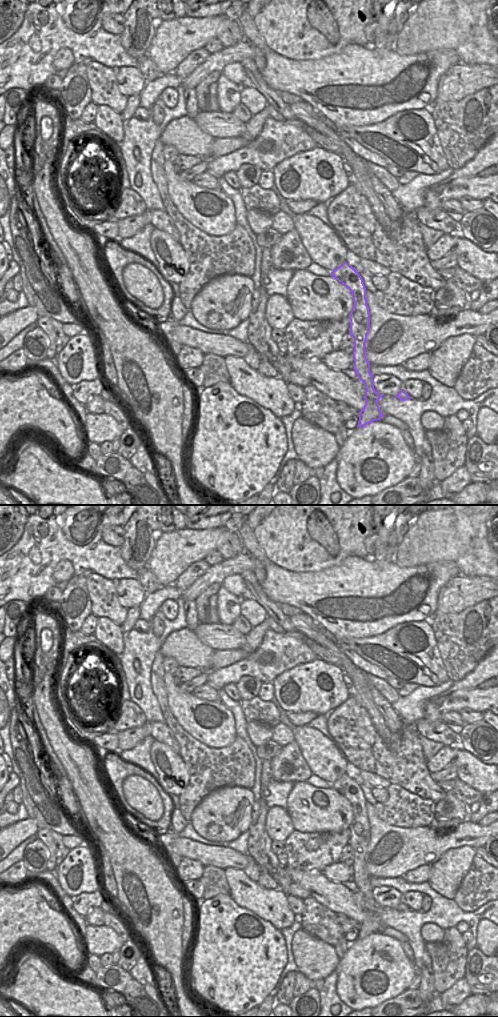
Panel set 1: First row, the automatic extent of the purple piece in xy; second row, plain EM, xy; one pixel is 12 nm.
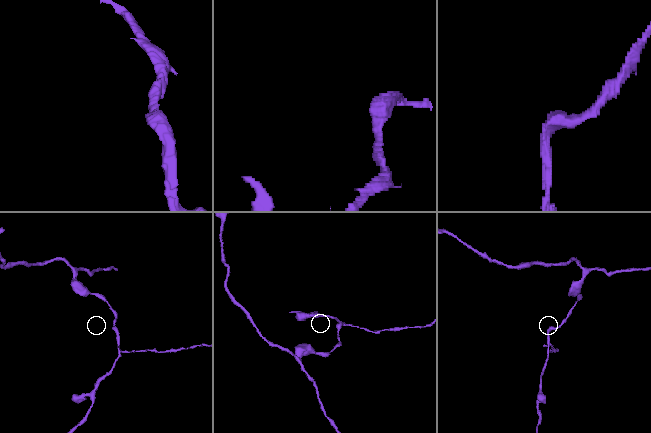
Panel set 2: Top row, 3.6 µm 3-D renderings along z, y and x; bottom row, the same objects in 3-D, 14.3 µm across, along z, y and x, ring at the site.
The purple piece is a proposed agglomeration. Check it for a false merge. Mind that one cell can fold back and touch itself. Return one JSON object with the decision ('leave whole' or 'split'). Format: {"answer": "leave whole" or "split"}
{"answer": "split"}

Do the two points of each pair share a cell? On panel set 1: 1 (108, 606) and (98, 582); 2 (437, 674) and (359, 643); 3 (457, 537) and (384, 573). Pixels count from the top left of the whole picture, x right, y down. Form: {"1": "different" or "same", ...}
{"1": "same", "2": "same", "3": "different"}

